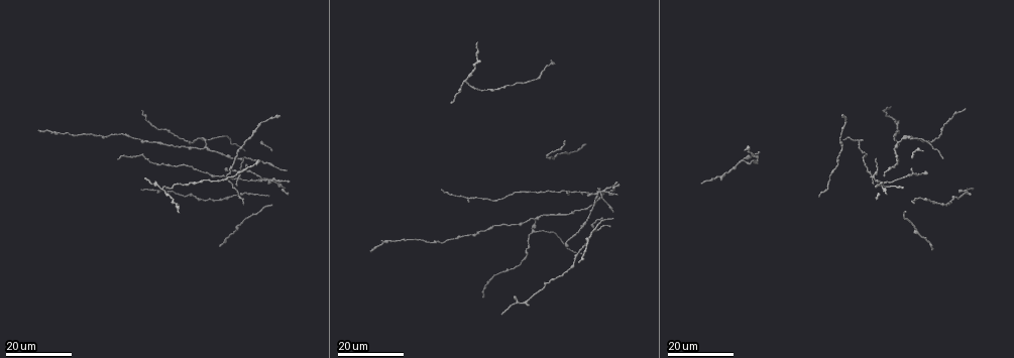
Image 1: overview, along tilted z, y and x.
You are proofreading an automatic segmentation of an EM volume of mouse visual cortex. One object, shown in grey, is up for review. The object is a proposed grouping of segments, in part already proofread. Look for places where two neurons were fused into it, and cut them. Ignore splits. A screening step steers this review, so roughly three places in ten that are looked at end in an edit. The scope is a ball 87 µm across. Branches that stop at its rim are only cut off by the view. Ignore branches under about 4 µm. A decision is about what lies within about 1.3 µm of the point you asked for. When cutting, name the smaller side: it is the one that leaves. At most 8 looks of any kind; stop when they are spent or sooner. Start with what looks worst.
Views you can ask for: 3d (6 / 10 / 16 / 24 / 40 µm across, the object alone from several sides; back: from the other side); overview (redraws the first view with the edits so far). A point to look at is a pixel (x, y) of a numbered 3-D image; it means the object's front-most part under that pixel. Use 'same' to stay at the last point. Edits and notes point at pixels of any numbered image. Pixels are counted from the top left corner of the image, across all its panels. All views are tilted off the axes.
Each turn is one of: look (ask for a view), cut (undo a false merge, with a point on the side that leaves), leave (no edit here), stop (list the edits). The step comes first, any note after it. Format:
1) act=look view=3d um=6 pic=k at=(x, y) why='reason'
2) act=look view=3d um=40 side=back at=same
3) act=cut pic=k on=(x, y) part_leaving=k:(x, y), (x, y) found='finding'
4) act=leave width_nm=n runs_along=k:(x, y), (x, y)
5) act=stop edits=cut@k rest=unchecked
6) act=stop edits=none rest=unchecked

act=look view=3d um=24 pic=1 at=(602, 191) why='small branch off a trunk'

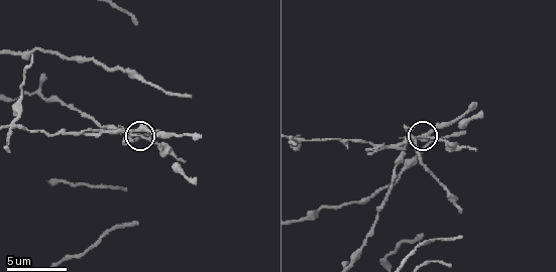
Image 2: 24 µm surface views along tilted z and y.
act=look view=3d um=10 pic=2 at=(415, 137)

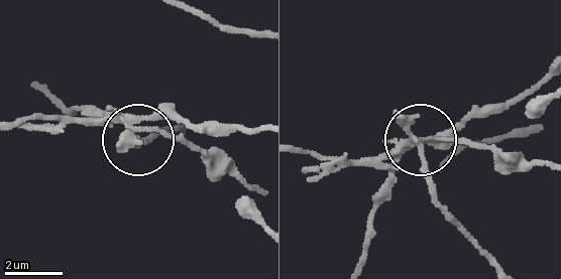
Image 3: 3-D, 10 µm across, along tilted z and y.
act=cut pic=3 on=(121, 141) width_nm=240 part_leaving=3:(115, 120), (39, 115), (19, 123) found='two neurons meet here'

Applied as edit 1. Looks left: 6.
act=look view=overview why='see it whole again'

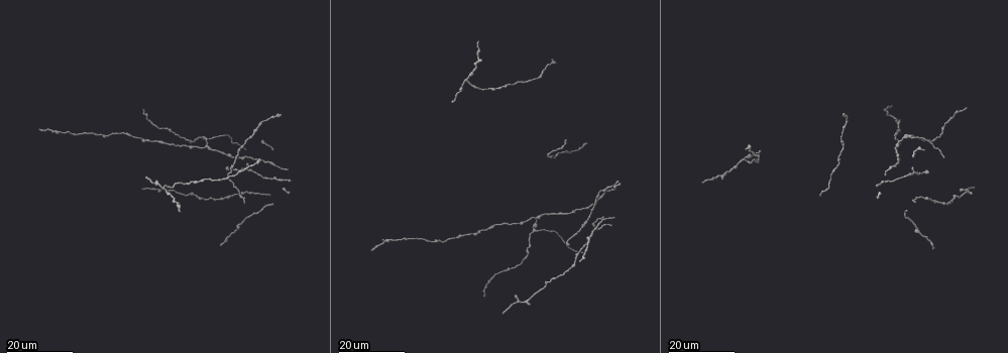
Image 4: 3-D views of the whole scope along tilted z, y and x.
act=look view=3d um=24 pic=4 at=(739, 163) why='two arms in line, one across'

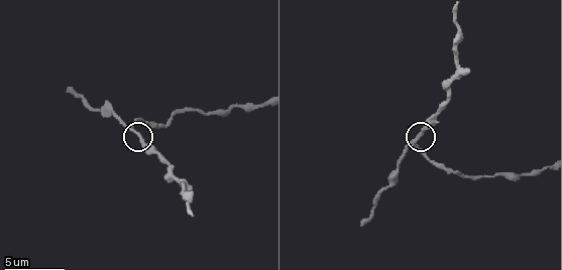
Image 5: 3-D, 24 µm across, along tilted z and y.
act=look view=3d um=6 pic=5 at=(132, 130)

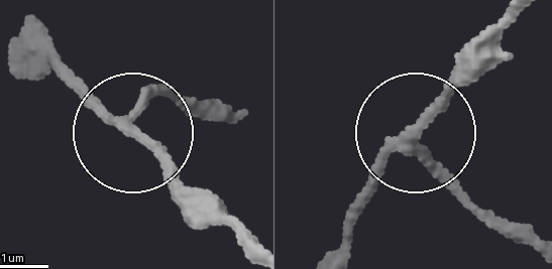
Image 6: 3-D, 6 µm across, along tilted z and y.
act=cut pic=6 on=(75, 91) part_leaving=6:(119, 124), (253, 240) found='two neurons meet here'

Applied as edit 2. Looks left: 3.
act=look view=overview why='redraw'

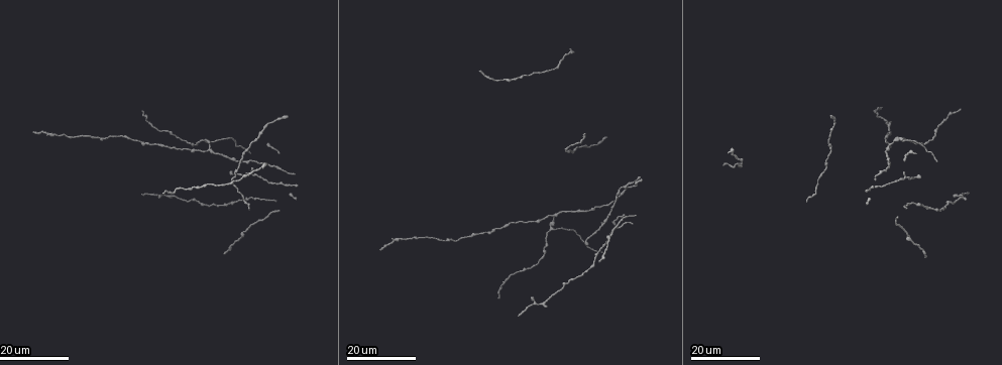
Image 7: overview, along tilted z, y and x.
act=look view=3d um=16 pic=7 at=(207, 150) why='a fork'

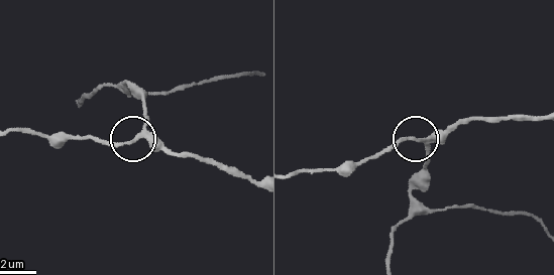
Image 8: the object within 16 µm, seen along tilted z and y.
act=look view=3d um=6 pic=8 at=(144, 130)

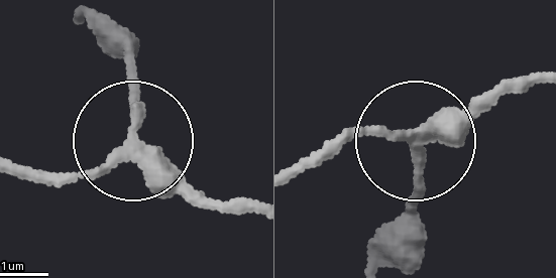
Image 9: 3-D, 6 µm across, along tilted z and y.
act=leave width_nm=250 runs_along=9:(537, 77), (486, 89), (419, 143), (409, 213) found='all the same neuron'

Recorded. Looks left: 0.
act=stop edits=cut@3,cut@6 rest=unchecked

